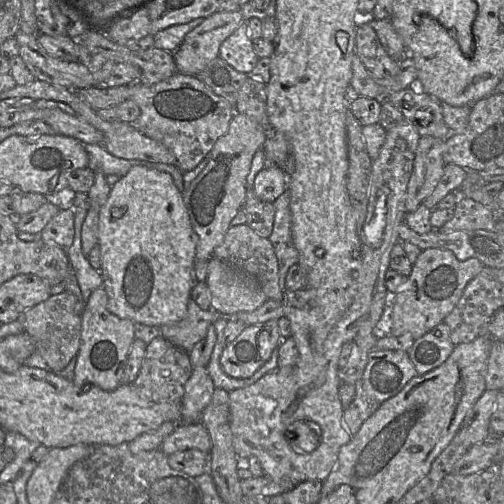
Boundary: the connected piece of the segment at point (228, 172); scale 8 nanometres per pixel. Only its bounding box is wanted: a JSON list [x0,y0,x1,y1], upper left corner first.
[184,113,268,261]

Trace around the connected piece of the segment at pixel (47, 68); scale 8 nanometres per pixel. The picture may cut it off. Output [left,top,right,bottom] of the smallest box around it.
[15,29,95,91]

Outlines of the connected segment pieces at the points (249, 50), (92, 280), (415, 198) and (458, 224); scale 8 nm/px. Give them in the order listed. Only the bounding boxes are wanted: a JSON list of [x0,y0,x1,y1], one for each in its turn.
[[219,20,260,73],[66,208,104,306],[406,136,445,213],[440,198,496,231]]

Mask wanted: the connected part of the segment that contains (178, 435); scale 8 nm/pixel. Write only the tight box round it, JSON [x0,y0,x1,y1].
[160,422,212,455]

